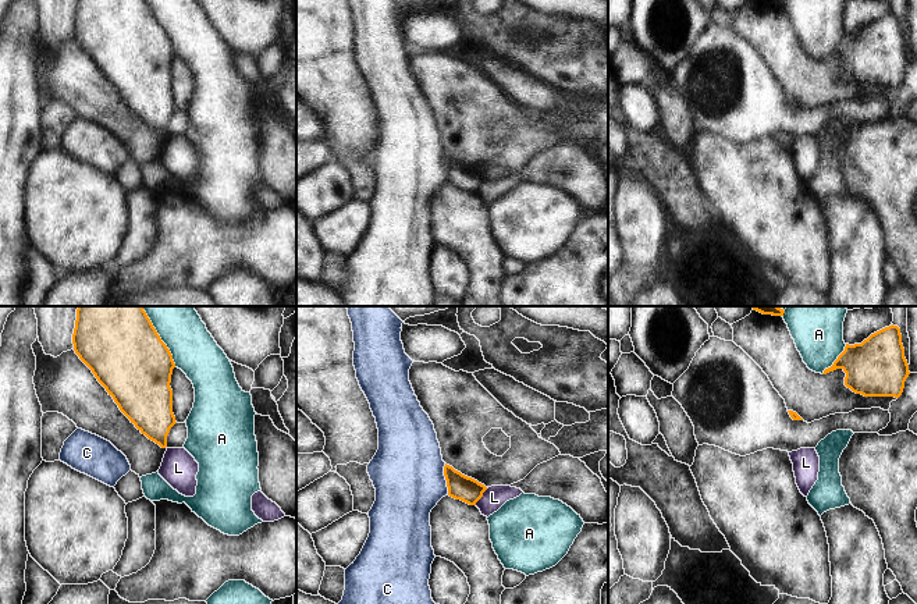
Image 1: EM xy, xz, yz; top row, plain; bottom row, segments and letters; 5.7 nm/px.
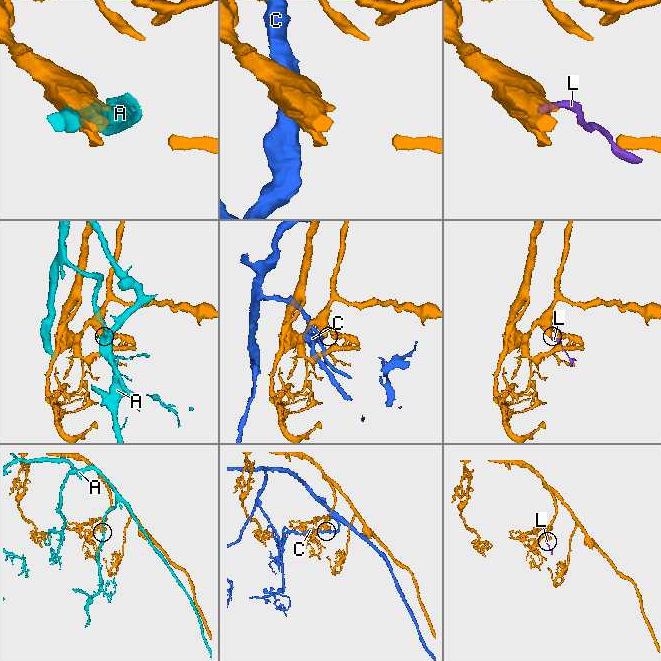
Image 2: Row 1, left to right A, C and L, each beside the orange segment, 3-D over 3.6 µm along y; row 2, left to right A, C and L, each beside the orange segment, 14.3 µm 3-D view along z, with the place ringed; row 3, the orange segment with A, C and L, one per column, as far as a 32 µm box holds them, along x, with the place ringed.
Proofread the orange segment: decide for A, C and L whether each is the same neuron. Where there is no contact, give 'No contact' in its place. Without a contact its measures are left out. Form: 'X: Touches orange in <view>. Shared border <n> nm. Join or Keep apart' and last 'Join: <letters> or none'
A: Touches orange in xy. Shared border 360 nm. Keep apart
C: Touches orange in xz. Shared border 190 nm. Keep apart
L: Touches orange in xz. Shared border 120 nm. Keep apart
Join: none

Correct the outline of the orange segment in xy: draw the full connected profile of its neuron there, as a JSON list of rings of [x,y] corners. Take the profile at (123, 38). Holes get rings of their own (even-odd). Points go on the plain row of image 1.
[[[77,0],[72,32],[75,42],[131,111],[166,136],[170,117],[177,111],[170,75],[175,51],[146,0]]]

